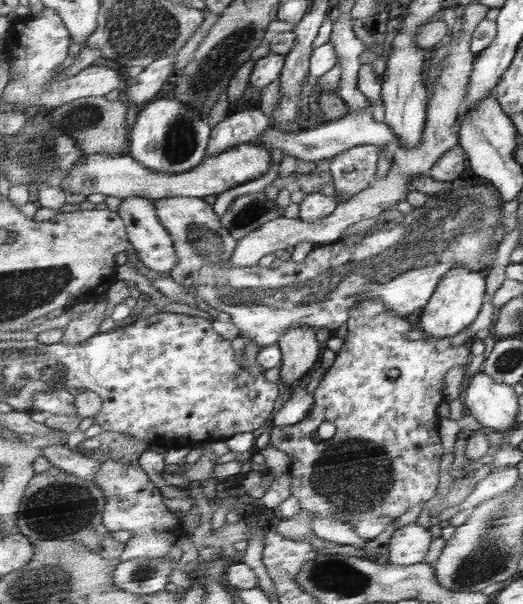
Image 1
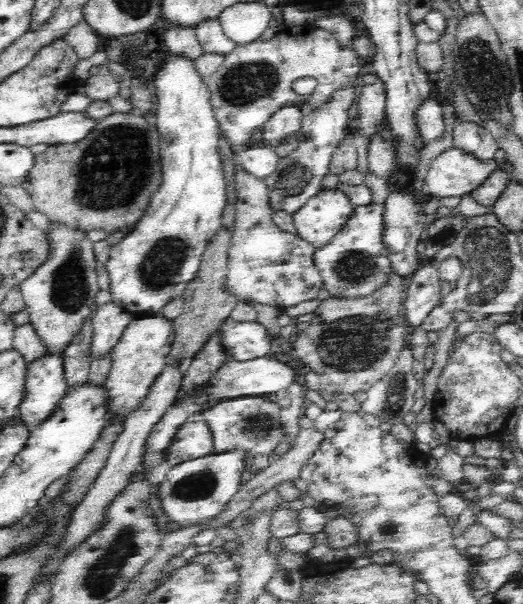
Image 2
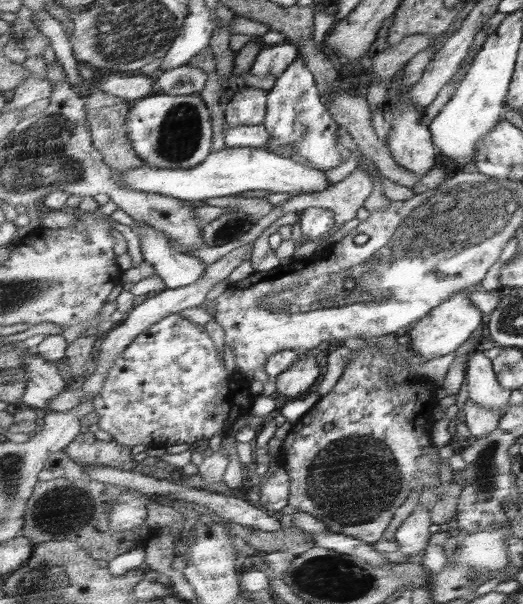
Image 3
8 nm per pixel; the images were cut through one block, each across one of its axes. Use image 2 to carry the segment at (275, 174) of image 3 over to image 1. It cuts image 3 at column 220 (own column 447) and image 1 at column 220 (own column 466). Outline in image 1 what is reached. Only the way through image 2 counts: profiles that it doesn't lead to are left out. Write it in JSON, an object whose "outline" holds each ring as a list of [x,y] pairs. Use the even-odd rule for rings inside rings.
{"outline":[[[239,144],[225,152],[215,156],[207,156],[205,160],[194,169],[183,173],[169,174],[157,172],[143,166],[130,154],[108,155],[90,154],[83,157],[74,169],[70,170],[70,176],[62,180],[62,189],[71,194],[104,194],[107,197],[124,199],[130,196],[142,196],[153,200],[171,197],[195,197],[217,196],[221,192],[227,192],[239,184],[247,184],[255,178],[261,178],[269,166],[271,166],[271,154],[267,147],[259,144]]]}

